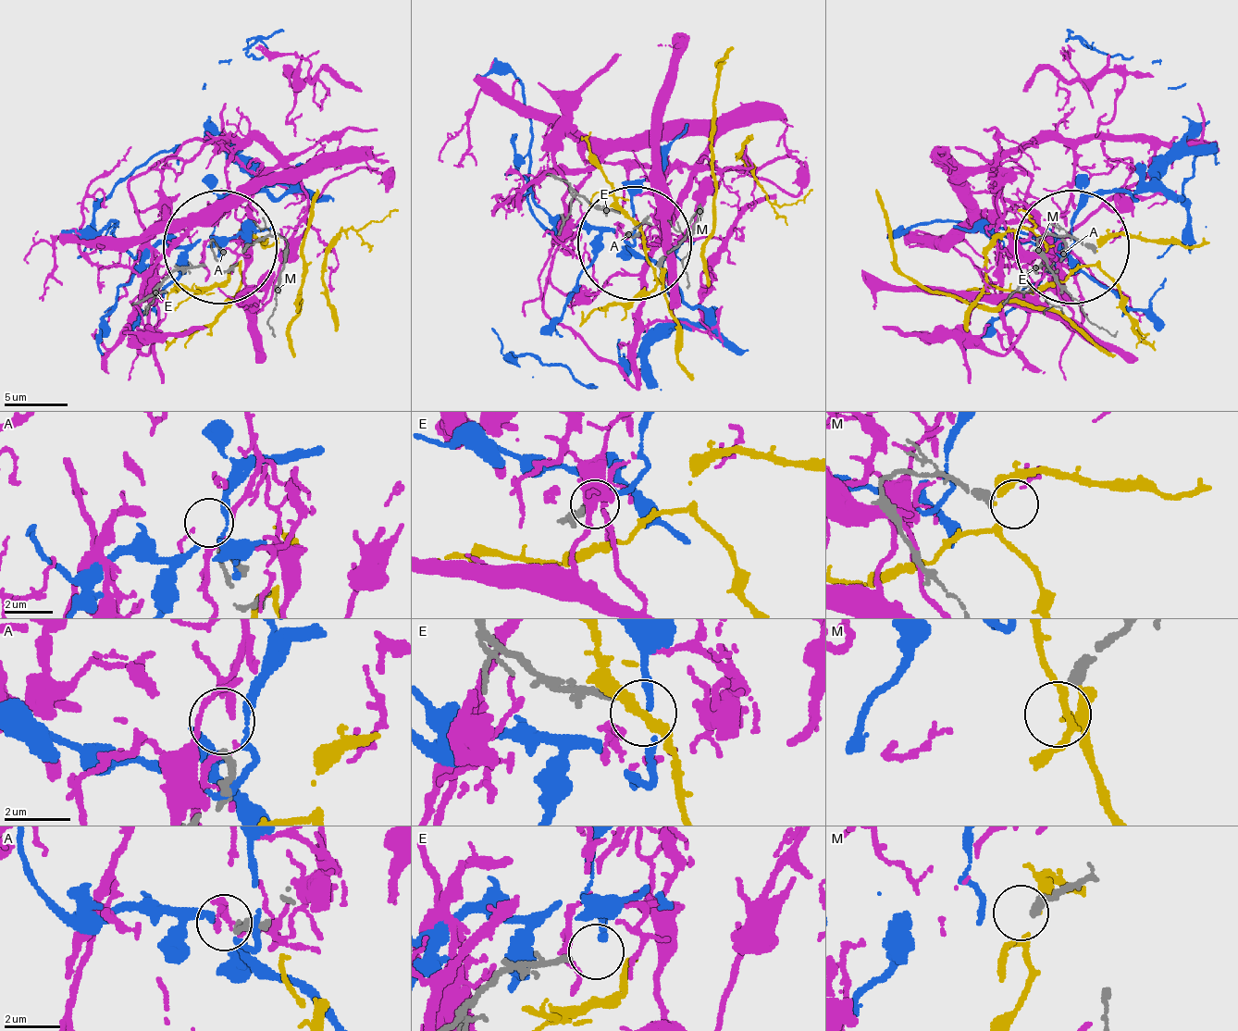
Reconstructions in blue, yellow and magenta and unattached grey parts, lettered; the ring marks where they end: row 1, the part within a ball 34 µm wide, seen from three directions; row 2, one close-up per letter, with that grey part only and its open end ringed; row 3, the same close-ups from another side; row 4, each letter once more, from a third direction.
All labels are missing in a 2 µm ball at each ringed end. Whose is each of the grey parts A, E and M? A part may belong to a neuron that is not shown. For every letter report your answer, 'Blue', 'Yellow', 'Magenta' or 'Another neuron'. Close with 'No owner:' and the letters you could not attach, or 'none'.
A: Another neuron
E: Another neuron
M: Another neuron
No owner: A, E, M

